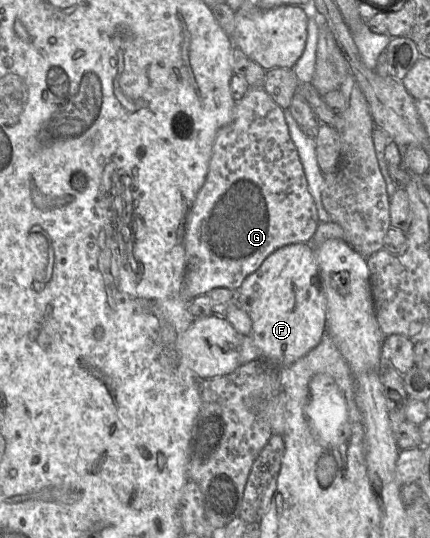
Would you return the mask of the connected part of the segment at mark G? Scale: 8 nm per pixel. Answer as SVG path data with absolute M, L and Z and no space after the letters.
M250 86L245 95L239 101L236 101L233 115L229 123L223 126L216 135L205 181L198 191L186 218L184 236L186 266L182 283L183 298L187 301L191 301L195 297L207 294L215 288L237 290L245 278L255 272L264 260L274 251L290 244L310 243L319 223L317 208L309 192L307 179L297 148L290 136L285 120L284 109L281 108L263 88Z

